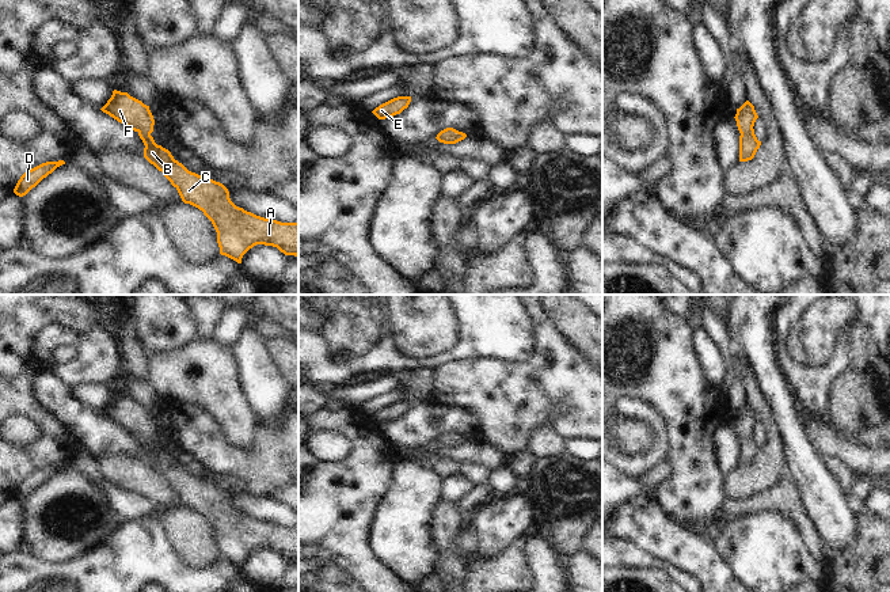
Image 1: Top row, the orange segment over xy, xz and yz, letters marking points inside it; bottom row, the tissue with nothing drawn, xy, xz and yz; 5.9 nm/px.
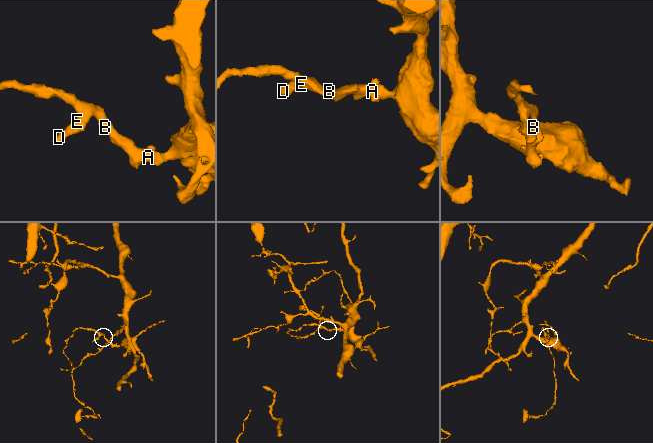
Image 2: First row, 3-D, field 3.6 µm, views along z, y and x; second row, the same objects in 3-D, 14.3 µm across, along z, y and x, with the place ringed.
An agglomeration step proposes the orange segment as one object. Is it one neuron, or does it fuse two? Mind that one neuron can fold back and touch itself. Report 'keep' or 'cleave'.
keep

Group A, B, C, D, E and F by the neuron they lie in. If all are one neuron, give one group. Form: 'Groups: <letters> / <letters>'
Groups: A B C D E F

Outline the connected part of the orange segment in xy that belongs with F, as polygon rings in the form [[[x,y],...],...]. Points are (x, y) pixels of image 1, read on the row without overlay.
[[[114,394],[100,414],[138,437],[145,449],[144,462],[164,478],[185,508],[198,512],[212,525],[221,559],[241,568],[243,559],[256,549],[298,559],[298,527],[281,527],[247,516],[231,505],[222,487],[189,475],[168,454],[155,447],[149,410]]]

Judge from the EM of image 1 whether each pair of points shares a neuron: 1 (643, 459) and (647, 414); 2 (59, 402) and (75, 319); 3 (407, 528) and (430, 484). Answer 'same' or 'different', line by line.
1: same
2: different
3: same

